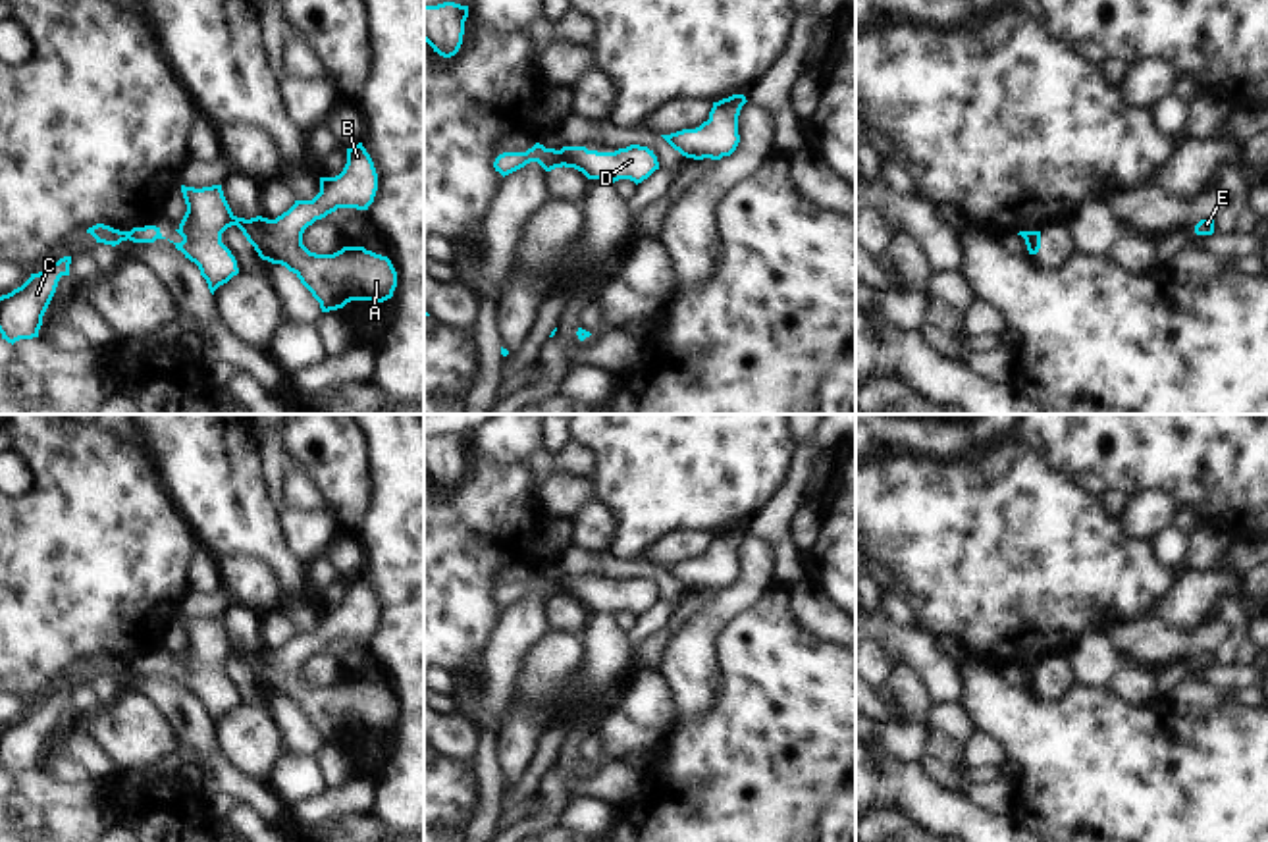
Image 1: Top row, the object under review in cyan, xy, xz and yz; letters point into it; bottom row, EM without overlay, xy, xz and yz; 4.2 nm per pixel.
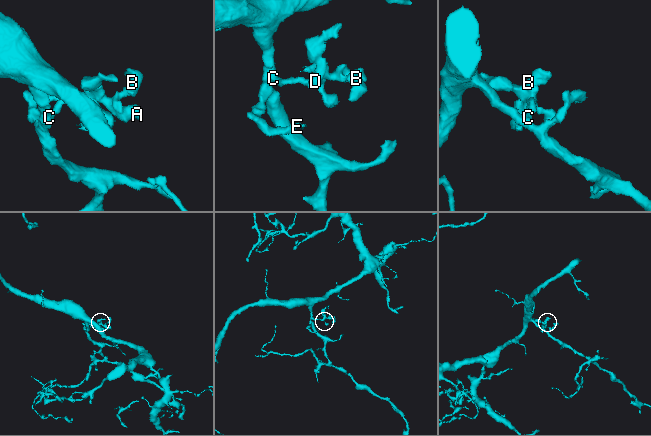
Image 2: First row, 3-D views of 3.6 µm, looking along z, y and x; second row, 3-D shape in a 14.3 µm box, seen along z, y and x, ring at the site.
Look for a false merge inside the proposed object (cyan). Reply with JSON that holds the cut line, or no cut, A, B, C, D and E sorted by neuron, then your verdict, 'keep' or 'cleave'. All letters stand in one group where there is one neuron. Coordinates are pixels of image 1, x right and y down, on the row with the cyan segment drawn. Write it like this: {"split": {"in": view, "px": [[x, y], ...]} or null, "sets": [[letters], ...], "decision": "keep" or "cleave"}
{"split": {"in": "xz", "px": [[559, 151], [563, 164]]}, "sets": [["A", "B", "D"], ["C", "E"]], "decision": "cleave"}

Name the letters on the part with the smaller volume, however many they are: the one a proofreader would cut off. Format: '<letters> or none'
A, B, D.

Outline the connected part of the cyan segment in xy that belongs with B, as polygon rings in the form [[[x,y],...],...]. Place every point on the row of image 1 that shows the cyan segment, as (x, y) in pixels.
[[[362,143],[347,148],[347,164],[335,177],[320,177],[320,193],[268,220],[237,218],[222,185],[185,187],[187,212],[175,229],[183,241],[177,250],[195,262],[210,293],[239,274],[237,260],[222,243],[222,233],[237,225],[262,260],[281,264],[320,303],[322,312],[343,308],[351,301],[383,303],[393,297],[397,272],[387,256],[364,247],[343,247],[333,254],[316,254],[303,245],[303,233],[337,208],[368,210],[378,191],[378,173]]]

